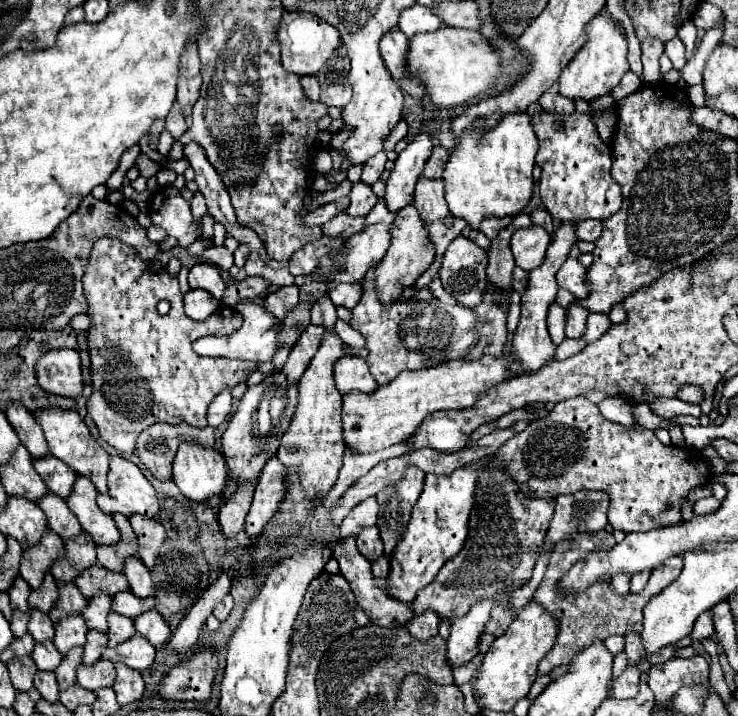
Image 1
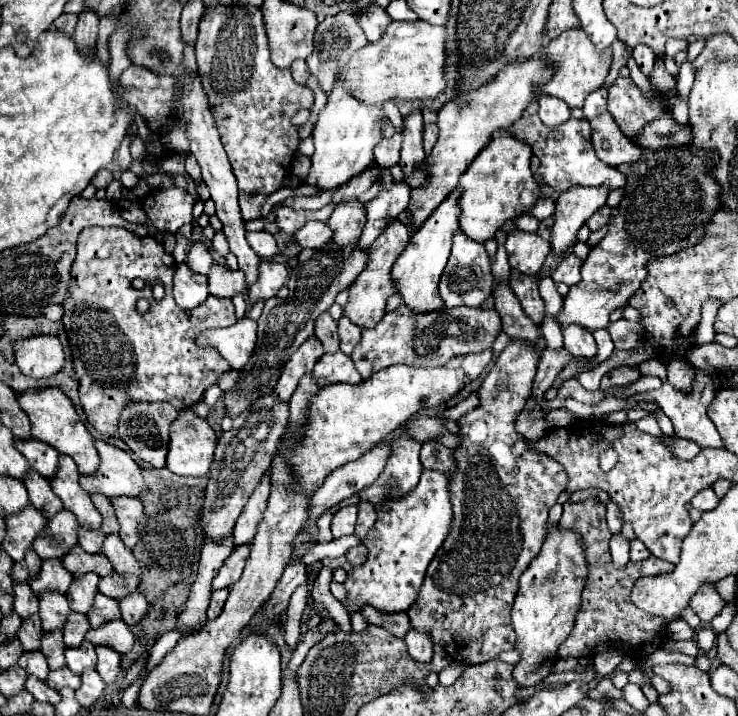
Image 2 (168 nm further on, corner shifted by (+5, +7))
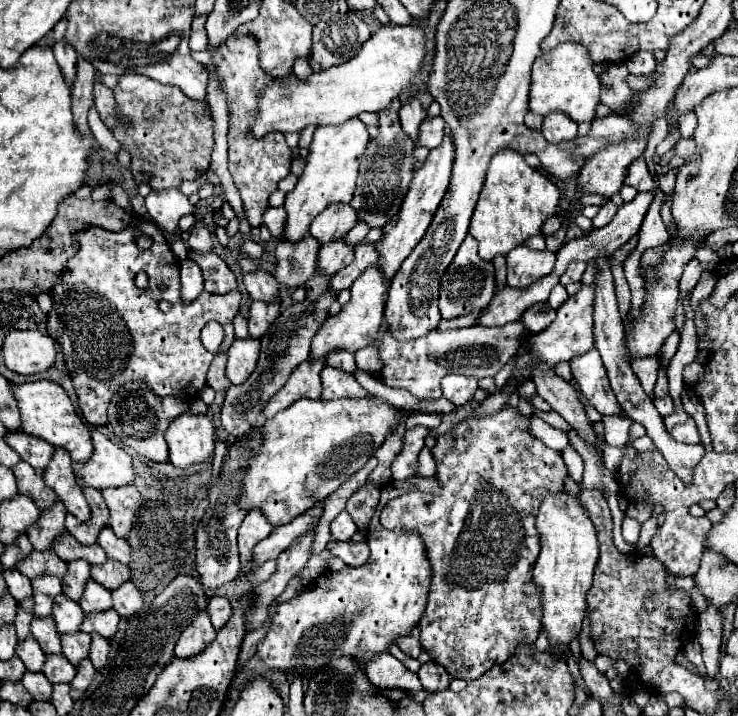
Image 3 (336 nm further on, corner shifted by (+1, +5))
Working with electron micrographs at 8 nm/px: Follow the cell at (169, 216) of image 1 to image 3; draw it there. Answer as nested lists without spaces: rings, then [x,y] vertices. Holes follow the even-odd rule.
[[[178,189],[152,191],[146,197],[146,209],[148,209],[150,219],[164,233],[176,233],[180,217],[194,213],[194,205]]]

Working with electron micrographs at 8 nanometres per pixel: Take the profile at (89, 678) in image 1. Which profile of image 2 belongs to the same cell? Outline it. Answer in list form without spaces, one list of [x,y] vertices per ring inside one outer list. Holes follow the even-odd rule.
[[[82,641],[82,645],[78,645],[78,649],[66,649],[66,667],[80,675],[84,669],[92,669],[96,667],[96,651],[94,645],[90,641]]]

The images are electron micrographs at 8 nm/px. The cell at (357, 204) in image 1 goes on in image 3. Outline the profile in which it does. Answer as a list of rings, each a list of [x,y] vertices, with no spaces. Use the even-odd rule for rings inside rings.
[[[340,237],[320,247],[316,267],[322,269],[326,275],[334,275],[342,267],[346,267],[352,259],[354,259],[354,245],[346,243],[346,239]]]

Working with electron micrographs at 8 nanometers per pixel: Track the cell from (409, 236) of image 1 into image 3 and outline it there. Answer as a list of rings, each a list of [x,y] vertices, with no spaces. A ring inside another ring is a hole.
[[[370,265],[350,287],[352,299],[340,309],[338,315],[326,319],[326,323],[318,329],[318,335],[314,337],[314,347],[312,347],[312,357],[326,357],[328,351],[332,349],[348,349],[348,351],[358,351],[362,347],[368,347],[376,341],[382,315],[384,315],[384,303],[386,303],[386,293],[388,293],[388,281],[382,275],[382,269],[378,265]]]

